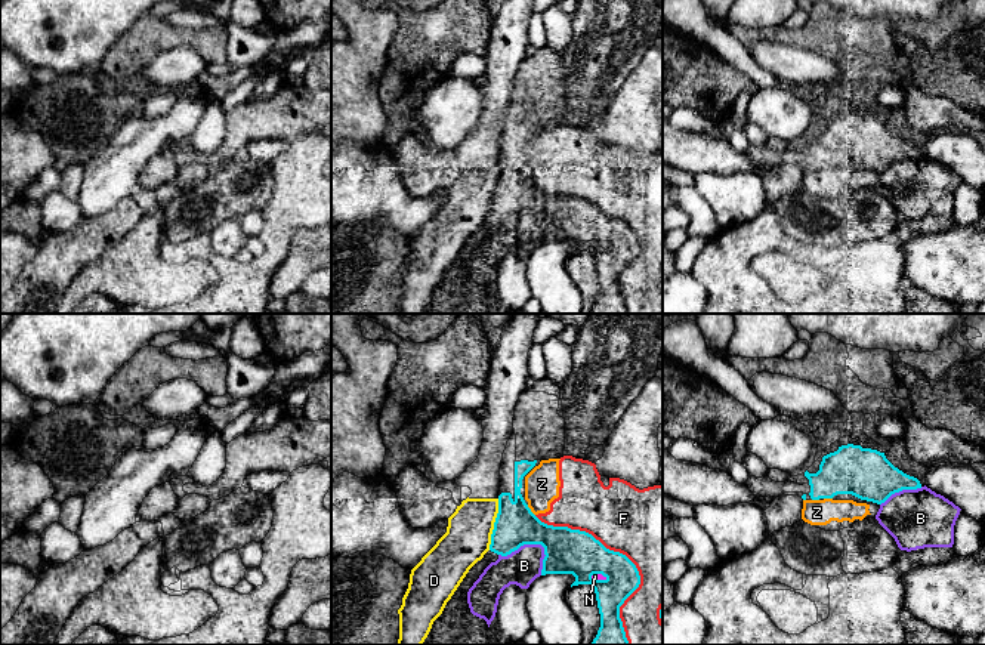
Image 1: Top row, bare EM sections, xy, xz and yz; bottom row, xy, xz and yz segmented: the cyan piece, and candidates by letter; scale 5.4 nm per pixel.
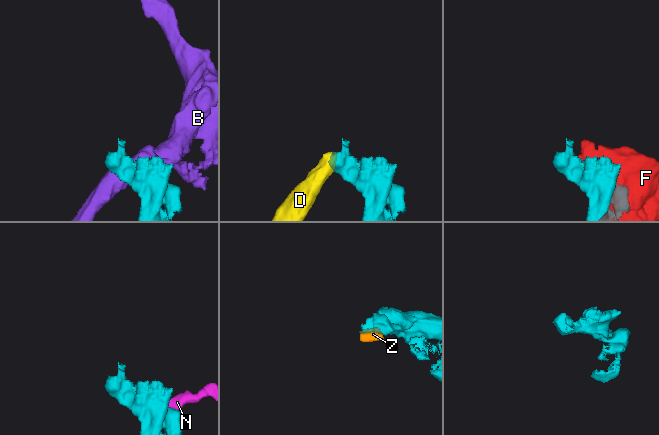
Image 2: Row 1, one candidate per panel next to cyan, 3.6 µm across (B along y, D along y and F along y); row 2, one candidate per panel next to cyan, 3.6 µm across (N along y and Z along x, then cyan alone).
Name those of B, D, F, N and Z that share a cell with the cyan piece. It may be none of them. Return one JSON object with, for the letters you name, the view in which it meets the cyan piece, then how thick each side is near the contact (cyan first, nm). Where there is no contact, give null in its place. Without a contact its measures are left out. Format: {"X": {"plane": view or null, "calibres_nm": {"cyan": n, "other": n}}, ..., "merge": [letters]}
{"merge": []}

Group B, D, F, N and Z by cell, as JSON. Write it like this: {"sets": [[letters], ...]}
{"sets": [["B"], ["D"], ["F", "Z"], ["N"]]}

